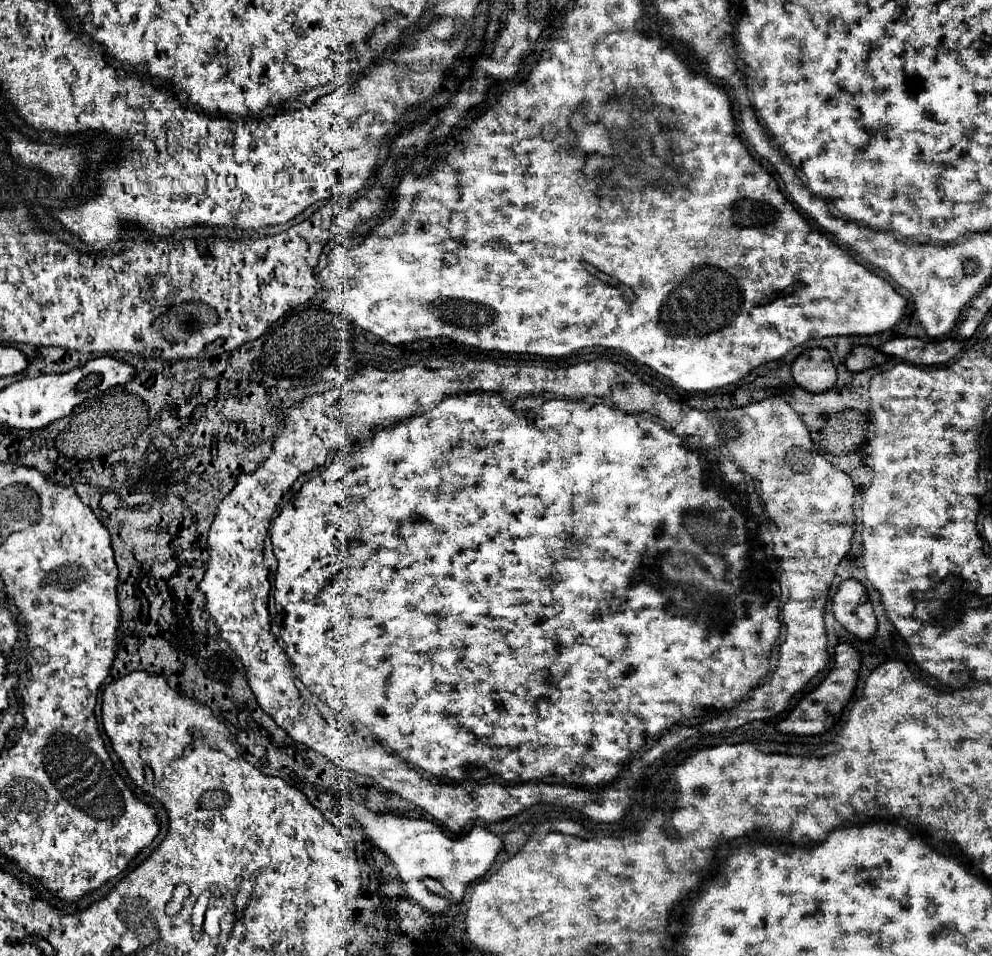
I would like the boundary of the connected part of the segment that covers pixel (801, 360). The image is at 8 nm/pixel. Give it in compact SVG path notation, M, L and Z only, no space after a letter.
M813 348L803 352L791 366L795 382L807 392L821 394L835 386L837 372L831 356L825 348Z

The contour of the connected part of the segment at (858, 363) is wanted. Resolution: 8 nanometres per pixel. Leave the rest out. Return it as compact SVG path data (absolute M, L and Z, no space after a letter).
M857 346L857 348L853 348L853 352L849 354L849 358L845 360L845 366L847 366L847 370L851 370L851 372L861 372L861 370L879 366L879 364L883 364L883 362L885 362L885 354L879 352L877 348Z

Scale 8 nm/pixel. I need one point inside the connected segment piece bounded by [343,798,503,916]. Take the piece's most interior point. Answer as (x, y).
(435, 870)

